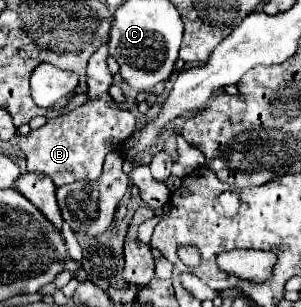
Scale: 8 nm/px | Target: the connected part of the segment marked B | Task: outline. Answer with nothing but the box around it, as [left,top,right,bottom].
[18,45,134,187]

